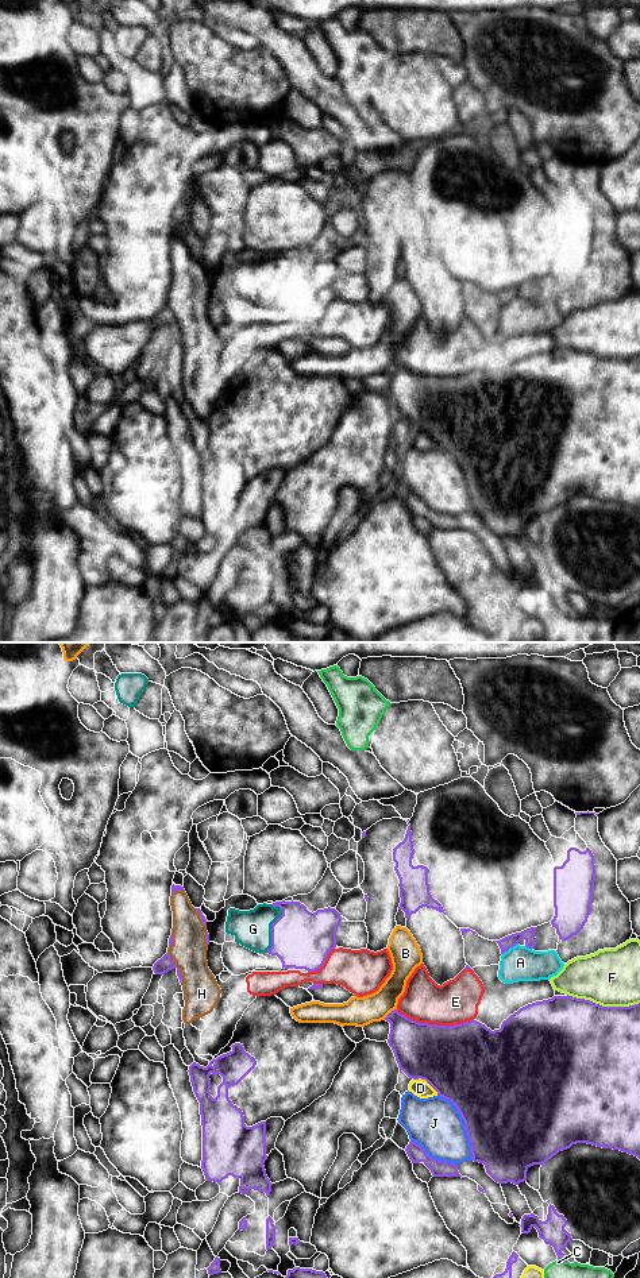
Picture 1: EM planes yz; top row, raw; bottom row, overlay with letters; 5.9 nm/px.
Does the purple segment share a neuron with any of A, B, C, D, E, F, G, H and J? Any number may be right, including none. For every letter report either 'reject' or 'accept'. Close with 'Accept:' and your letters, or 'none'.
A: reject
B: reject
C: reject
D: reject
E: reject
F: reject
G: accept
H: reject
J: reject
Accept: G

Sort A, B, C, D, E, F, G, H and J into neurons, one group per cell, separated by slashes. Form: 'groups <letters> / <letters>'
groups A / B / C / D / E / F / G / H / J

